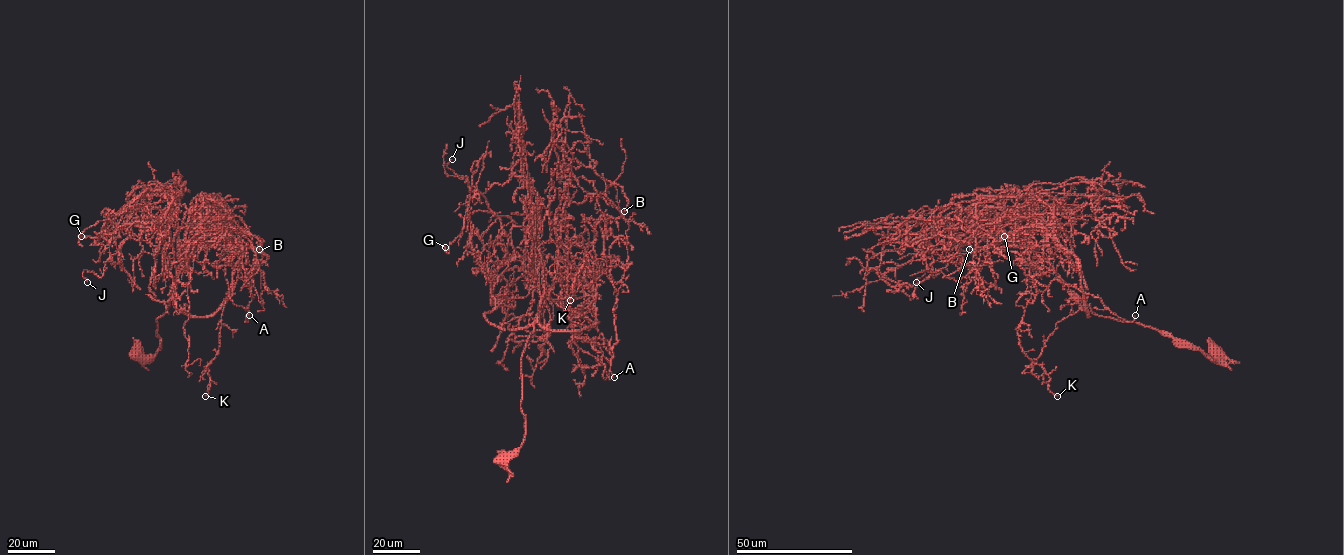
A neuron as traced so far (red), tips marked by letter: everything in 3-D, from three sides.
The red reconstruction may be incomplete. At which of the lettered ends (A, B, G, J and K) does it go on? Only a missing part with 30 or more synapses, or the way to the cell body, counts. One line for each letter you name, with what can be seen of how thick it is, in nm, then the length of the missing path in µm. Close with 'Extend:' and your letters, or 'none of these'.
Extend: none of these

